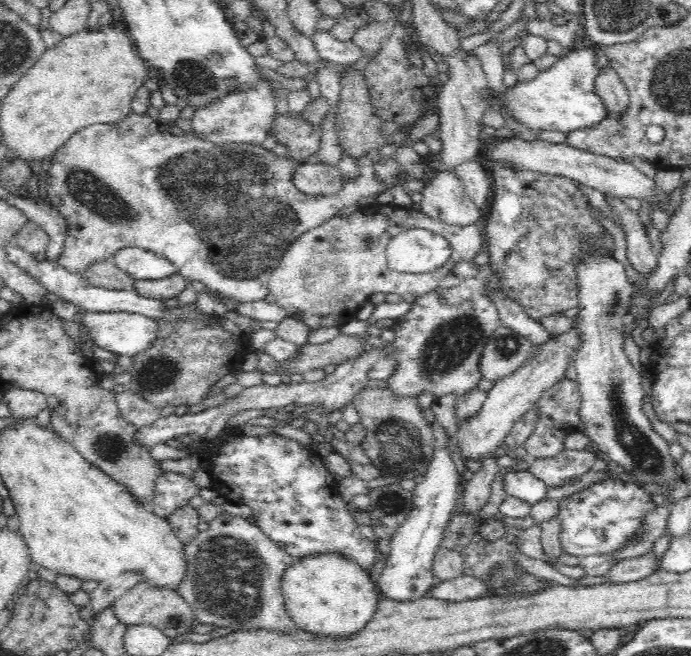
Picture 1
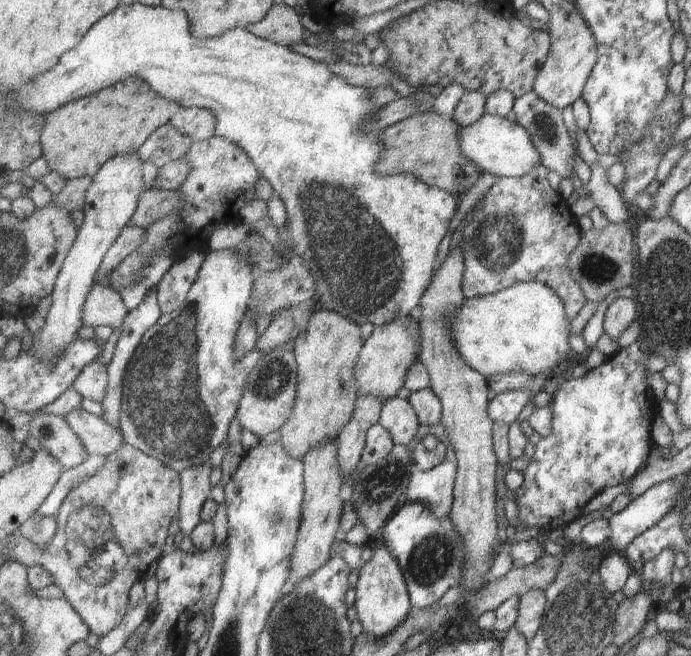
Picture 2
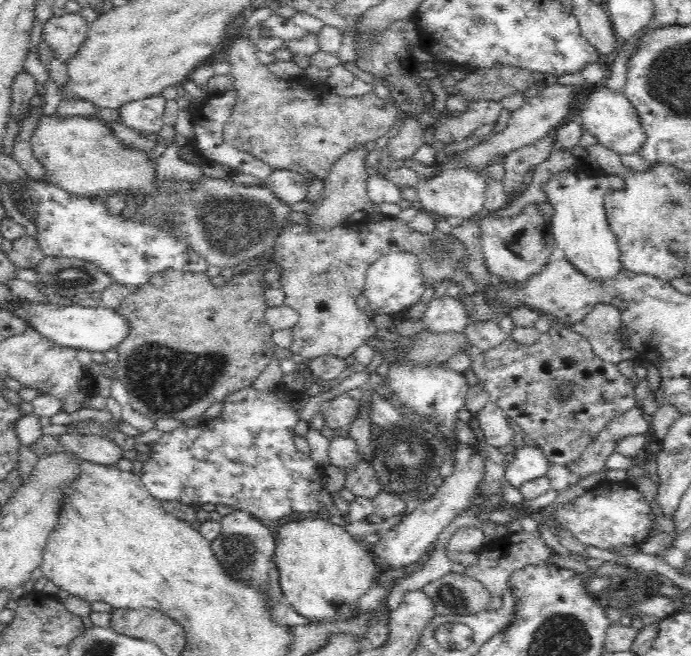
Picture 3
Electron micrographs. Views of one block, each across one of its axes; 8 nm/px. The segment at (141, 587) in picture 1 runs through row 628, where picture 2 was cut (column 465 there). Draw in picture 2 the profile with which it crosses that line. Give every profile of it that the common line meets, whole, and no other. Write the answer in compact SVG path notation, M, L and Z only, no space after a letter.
M437 112L415 113L382 130L380 138L384 151L374 168L383 177L413 175L429 186L439 187L459 197L475 186L483 170L461 154L458 132L461 126L453 118L445 118Z

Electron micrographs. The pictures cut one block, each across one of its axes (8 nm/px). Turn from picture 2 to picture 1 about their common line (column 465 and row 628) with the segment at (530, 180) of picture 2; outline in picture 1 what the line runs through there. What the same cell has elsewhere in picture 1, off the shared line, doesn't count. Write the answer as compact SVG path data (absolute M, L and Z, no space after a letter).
M219 513L206 531L199 531L185 544L188 578L179 594L193 608L196 623L211 624L231 631L274 628L291 632L297 628L286 610L281 590L284 572L296 558L281 549L256 524L240 516Z

